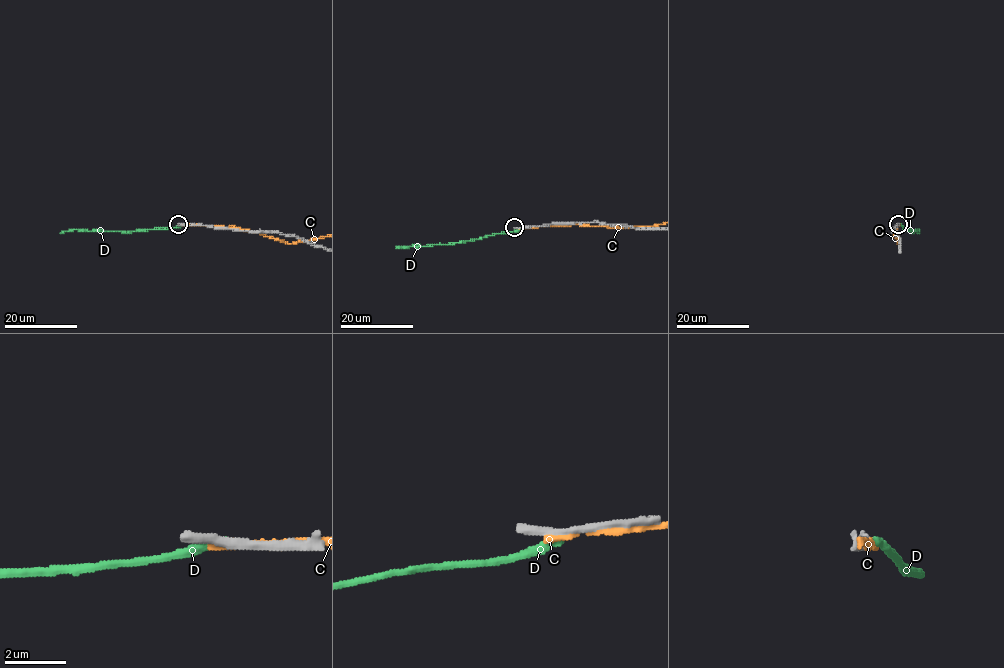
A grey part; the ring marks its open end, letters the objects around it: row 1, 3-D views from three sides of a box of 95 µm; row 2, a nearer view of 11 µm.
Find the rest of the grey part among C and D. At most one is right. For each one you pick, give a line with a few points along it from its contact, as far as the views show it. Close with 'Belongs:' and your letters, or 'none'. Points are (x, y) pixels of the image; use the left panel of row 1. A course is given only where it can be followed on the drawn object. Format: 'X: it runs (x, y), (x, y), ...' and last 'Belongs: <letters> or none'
Belongs: none

